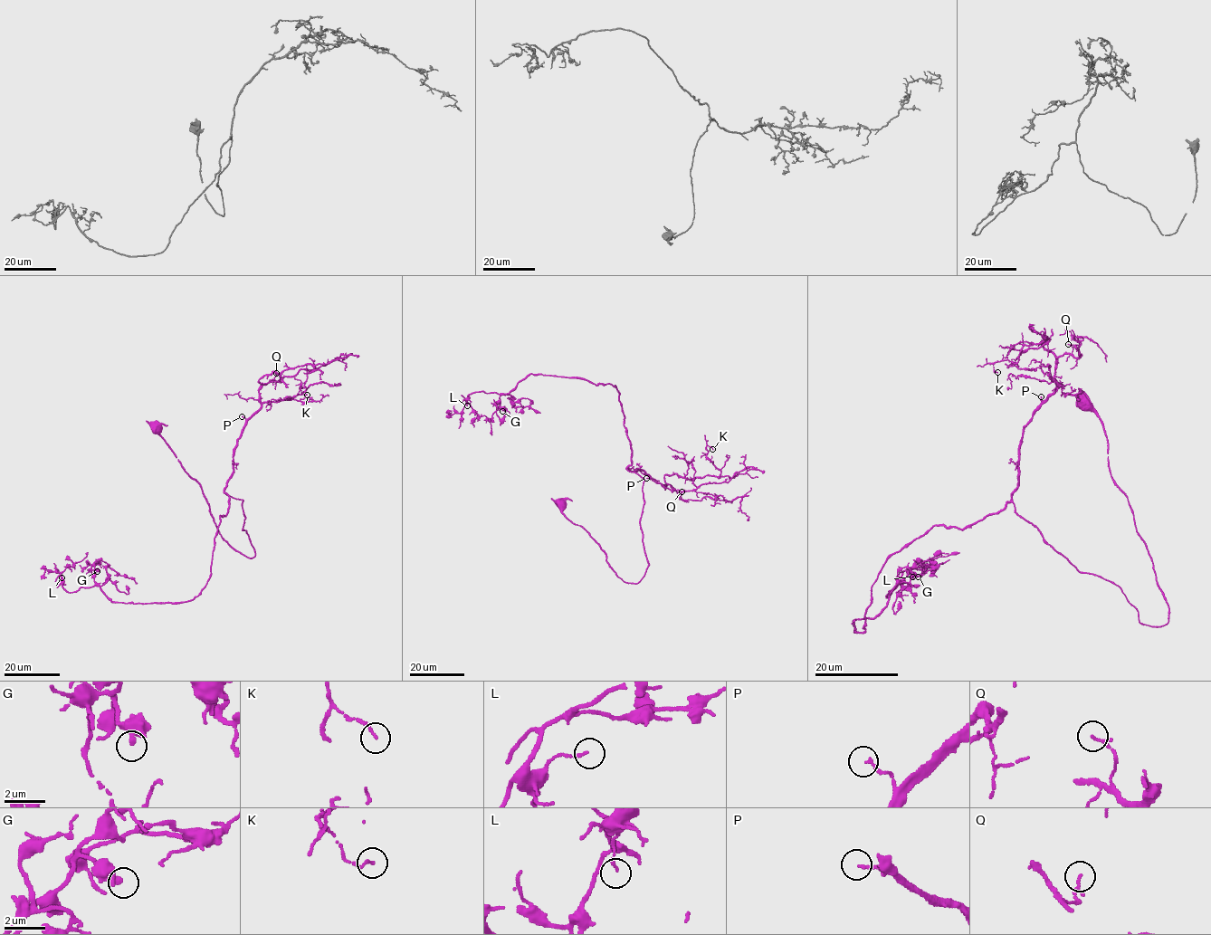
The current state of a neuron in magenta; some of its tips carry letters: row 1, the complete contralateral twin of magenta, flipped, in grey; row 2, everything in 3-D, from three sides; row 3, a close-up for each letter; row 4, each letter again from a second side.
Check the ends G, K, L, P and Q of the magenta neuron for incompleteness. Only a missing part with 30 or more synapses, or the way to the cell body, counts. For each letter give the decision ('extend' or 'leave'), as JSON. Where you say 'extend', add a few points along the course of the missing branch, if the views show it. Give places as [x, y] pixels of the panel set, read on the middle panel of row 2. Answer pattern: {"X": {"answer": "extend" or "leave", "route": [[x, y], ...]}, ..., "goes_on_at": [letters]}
{"G": {"answer": "leave"}, "K": {"answer": "leave"}, "L": {"answer": "leave"}, "P": {"answer": "leave"}, "Q": {"answer": "leave"}, "goes_on_at": []}

